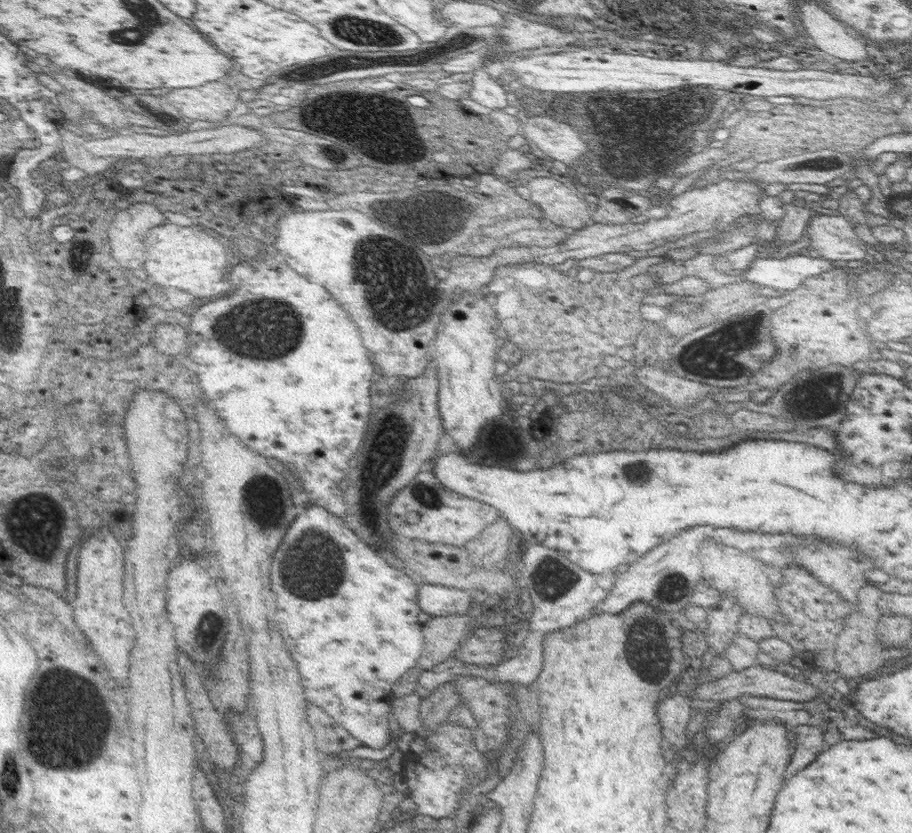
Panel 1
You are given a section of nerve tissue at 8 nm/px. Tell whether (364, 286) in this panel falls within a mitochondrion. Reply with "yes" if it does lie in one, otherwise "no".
yes

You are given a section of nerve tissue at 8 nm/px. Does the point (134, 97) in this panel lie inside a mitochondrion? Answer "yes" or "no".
no

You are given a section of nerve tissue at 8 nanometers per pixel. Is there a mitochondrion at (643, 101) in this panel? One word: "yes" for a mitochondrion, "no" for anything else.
yes

